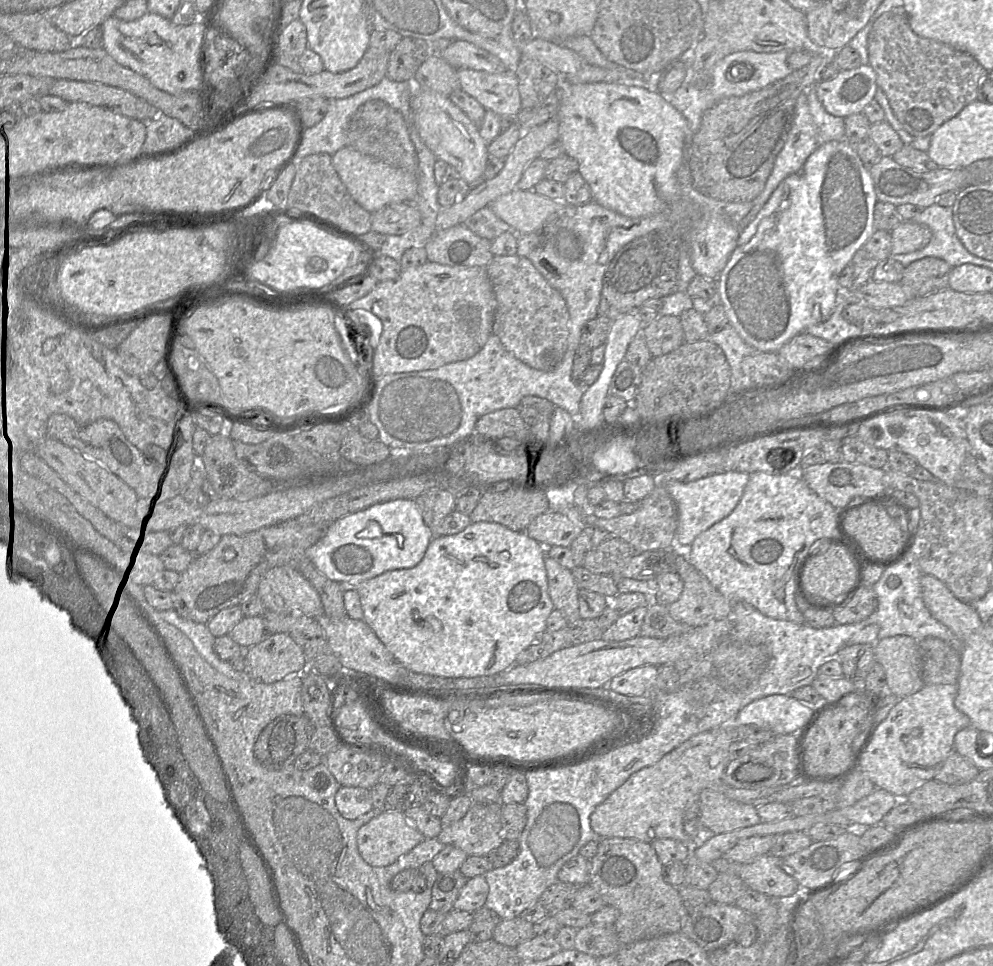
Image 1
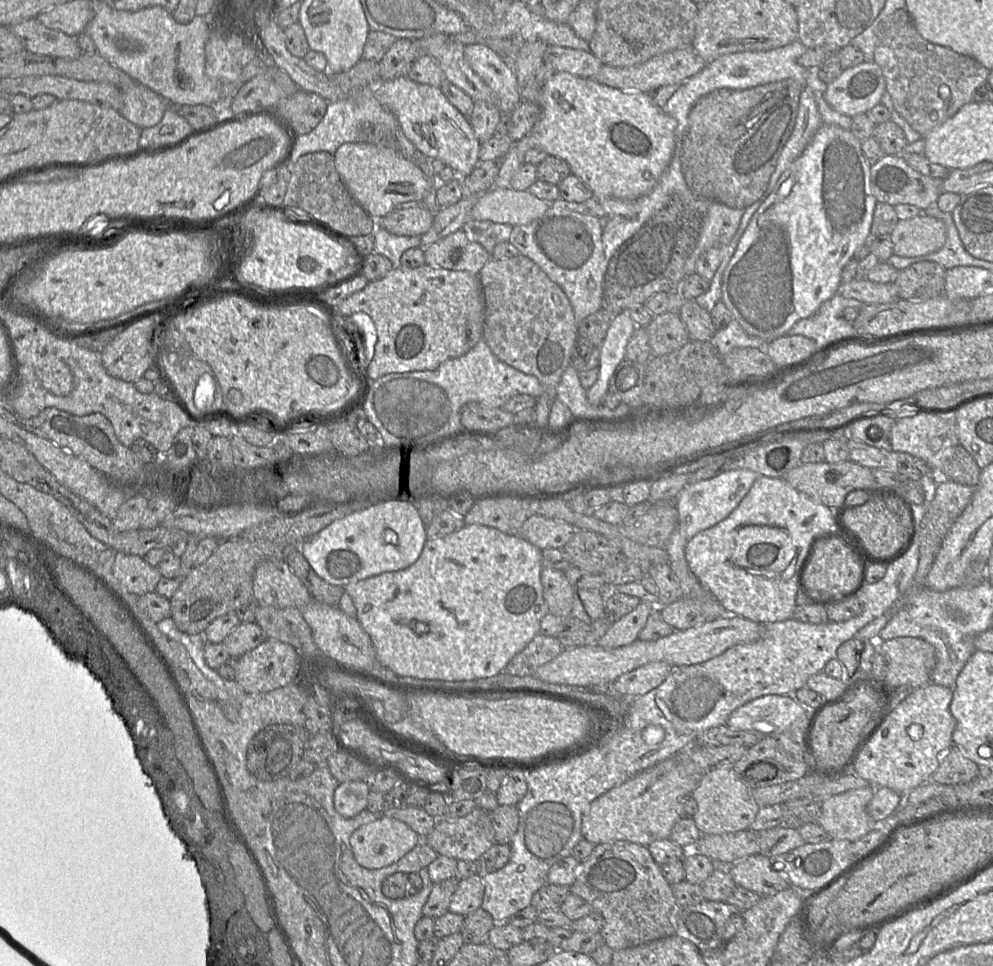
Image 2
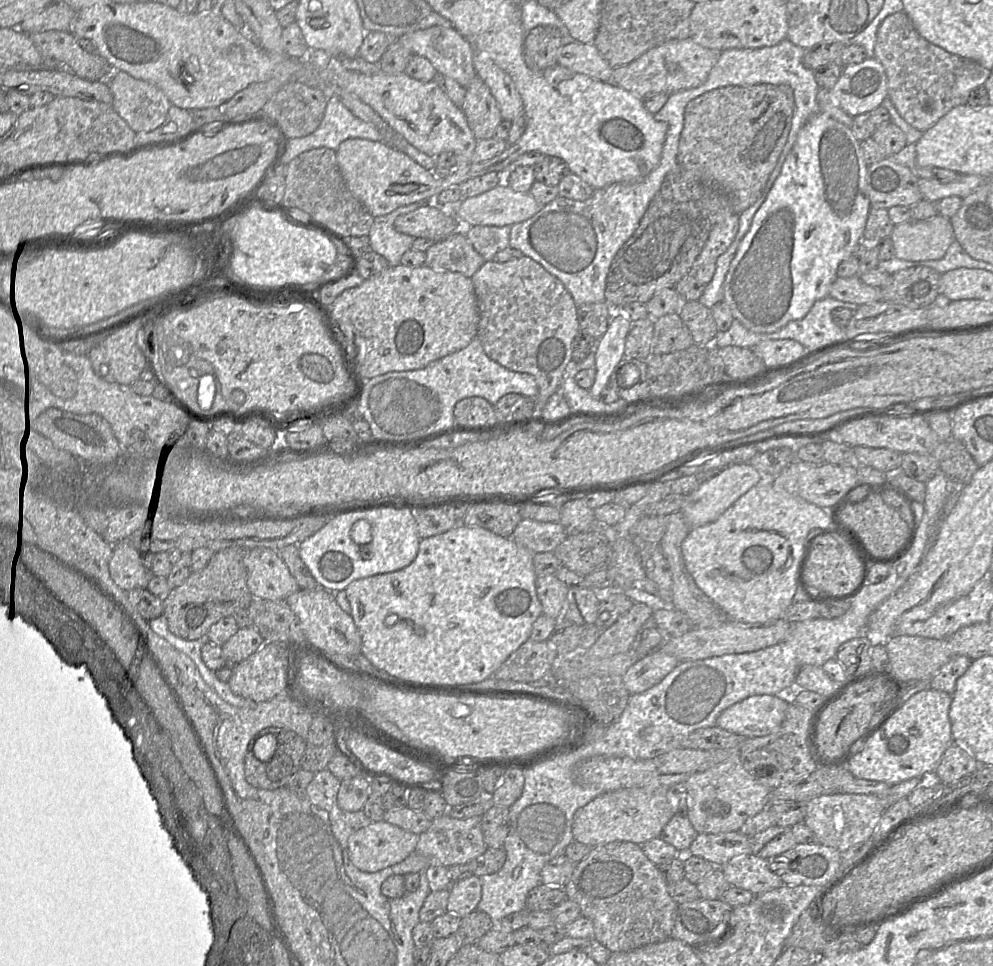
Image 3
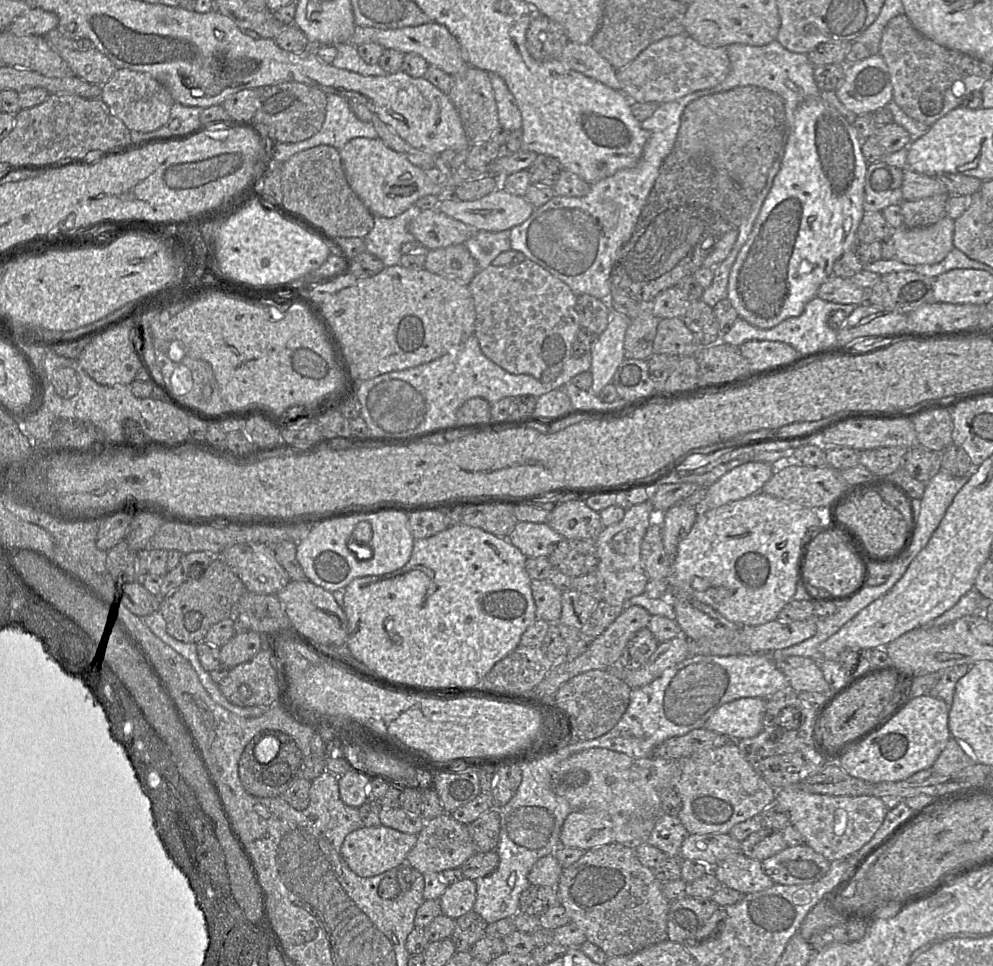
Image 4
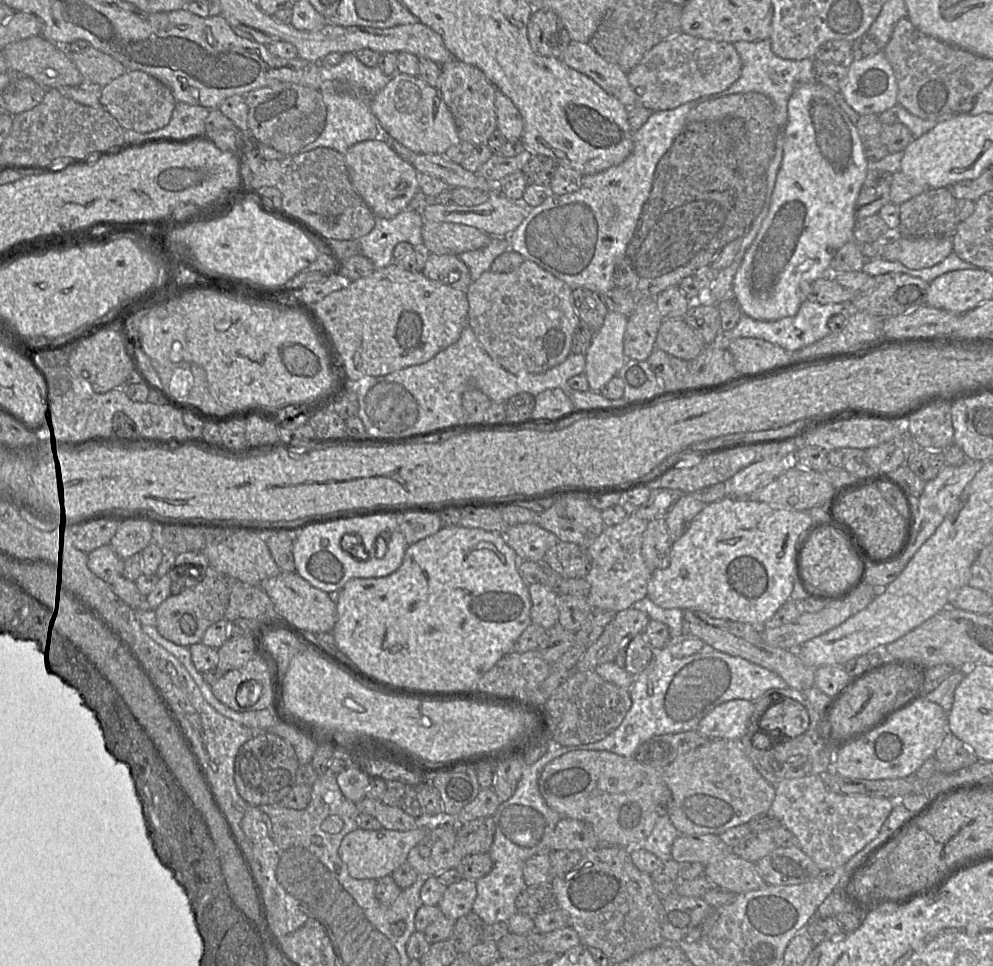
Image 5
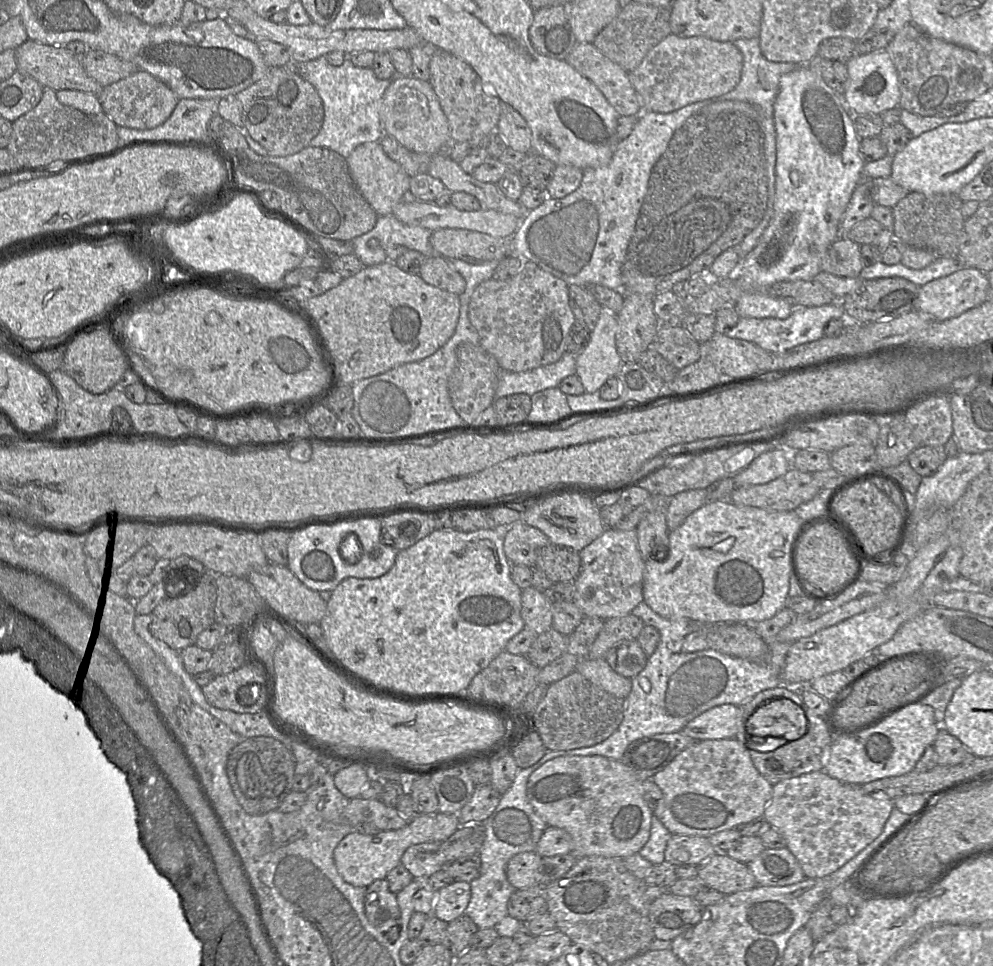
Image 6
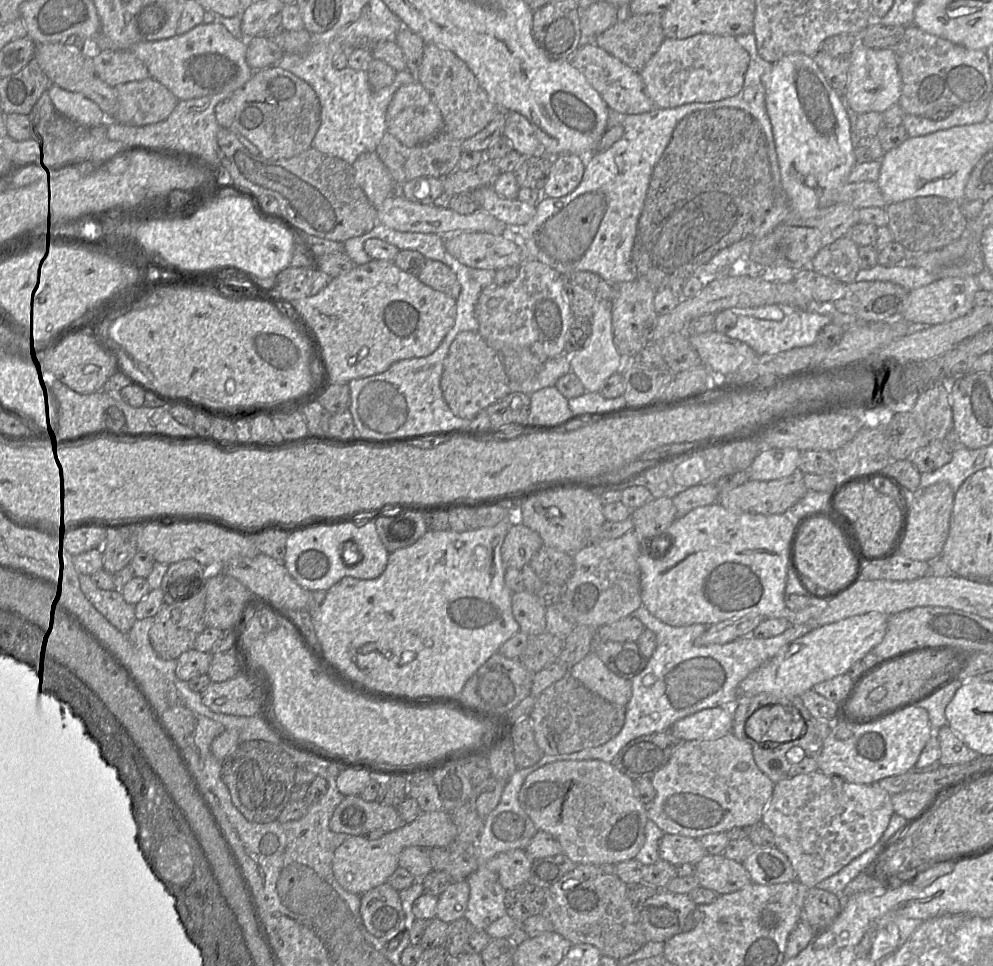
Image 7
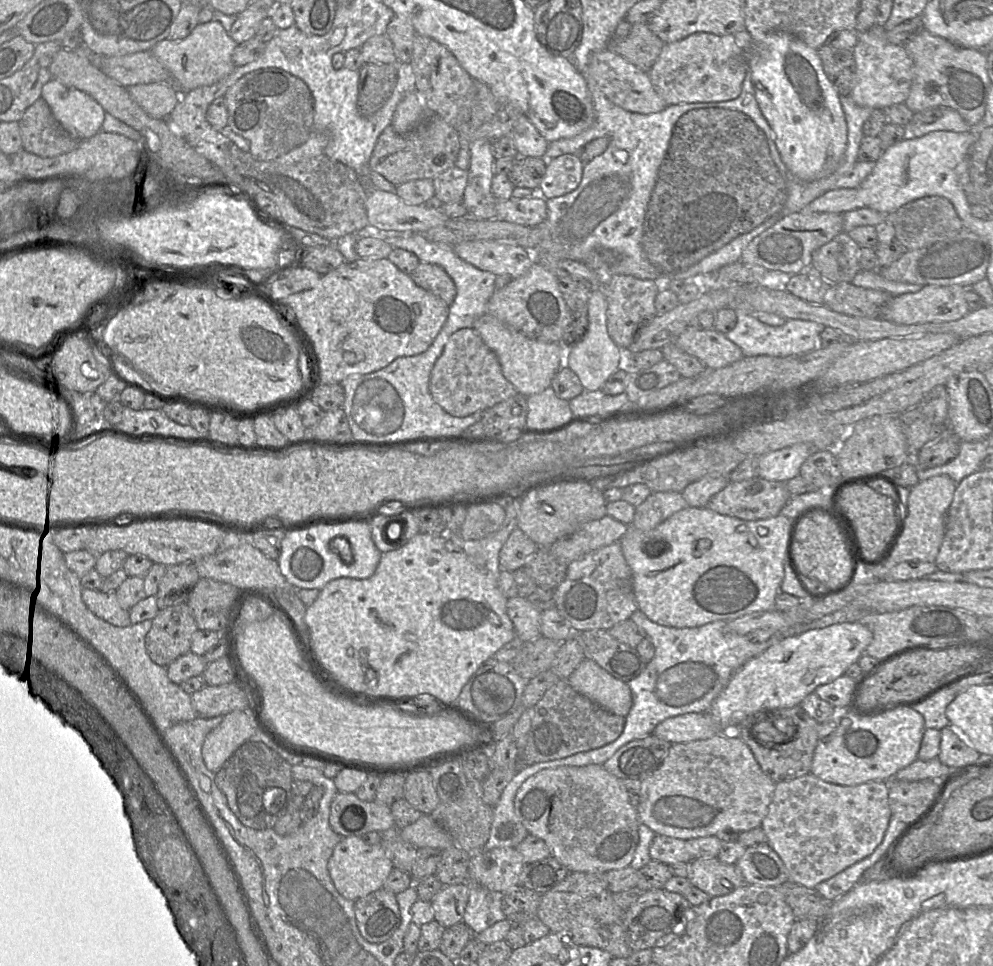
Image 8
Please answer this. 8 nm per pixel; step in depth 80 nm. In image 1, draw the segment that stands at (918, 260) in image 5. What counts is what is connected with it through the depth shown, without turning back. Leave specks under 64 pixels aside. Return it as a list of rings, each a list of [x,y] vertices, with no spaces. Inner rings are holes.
[[[901,221],[890,233],[890,255],[920,250],[929,243],[932,237],[932,232],[927,226],[913,221]]]

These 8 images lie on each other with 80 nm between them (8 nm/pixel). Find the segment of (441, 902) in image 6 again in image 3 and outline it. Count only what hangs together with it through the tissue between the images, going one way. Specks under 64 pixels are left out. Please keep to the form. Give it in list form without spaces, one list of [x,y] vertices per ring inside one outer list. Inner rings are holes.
[[[471,875],[452,882],[449,888],[447,912],[464,917],[478,908],[482,895],[481,877]]]

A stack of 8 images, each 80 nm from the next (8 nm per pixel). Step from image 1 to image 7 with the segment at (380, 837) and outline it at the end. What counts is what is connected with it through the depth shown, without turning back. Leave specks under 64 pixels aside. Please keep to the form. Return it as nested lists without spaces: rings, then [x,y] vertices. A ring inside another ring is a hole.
[[[444,810],[422,812],[414,821],[386,832],[377,840],[368,840],[363,836],[349,836],[335,850],[332,860],[333,874],[344,890],[362,895],[388,881],[391,874],[399,867],[399,856],[405,848],[410,846],[446,847],[452,844],[456,837],[457,827],[450,813]]]

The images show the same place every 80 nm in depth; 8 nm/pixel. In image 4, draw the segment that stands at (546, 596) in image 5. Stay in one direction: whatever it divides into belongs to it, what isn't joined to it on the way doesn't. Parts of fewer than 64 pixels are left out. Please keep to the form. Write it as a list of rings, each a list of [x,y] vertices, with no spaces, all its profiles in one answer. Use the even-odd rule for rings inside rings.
[[[546,579],[532,580],[530,587],[535,603],[535,618],[548,623],[558,622],[562,592]]]

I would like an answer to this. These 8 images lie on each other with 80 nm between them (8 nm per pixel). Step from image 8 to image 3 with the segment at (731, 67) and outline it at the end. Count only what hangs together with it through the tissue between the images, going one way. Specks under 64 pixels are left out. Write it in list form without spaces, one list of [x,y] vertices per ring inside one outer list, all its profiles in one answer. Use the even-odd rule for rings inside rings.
[[[692,39],[671,40],[651,48],[634,61],[613,68],[608,83],[616,85],[640,98],[654,93],[672,94],[703,84],[717,64],[721,52],[696,44]]]

